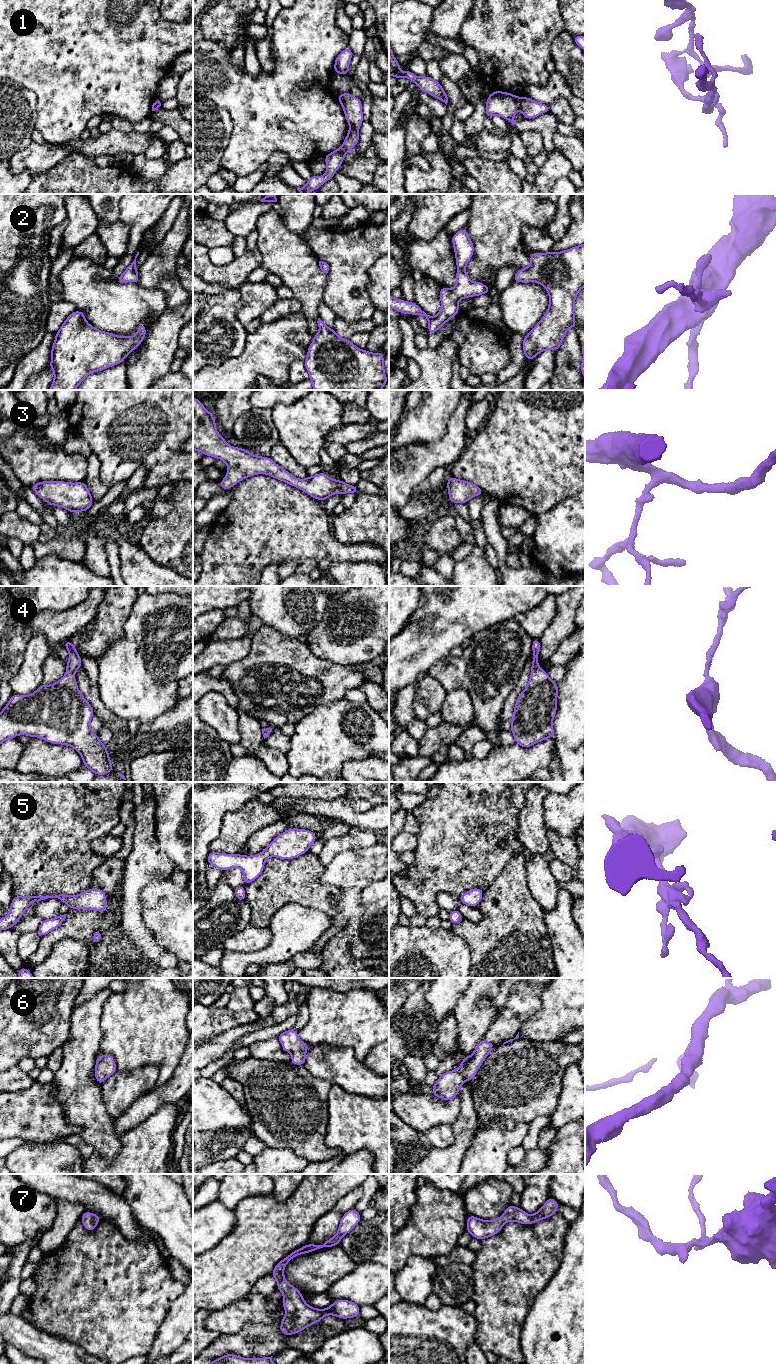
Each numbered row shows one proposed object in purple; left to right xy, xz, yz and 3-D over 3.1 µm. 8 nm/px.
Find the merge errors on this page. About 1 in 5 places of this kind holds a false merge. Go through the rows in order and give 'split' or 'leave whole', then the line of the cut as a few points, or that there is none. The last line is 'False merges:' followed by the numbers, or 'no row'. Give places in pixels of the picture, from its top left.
1: split; cut yz (521, 98), (519, 109)
2: leave whole; cut none
3: leave whole; cut none
4: leave whole; cut none
5: leave whole; cut none
6: leave whole; cut none
7: leave whole; cut none
False merges: 1

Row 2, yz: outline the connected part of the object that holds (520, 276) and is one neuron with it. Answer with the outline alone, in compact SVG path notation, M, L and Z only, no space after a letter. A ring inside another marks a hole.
M585 243L561 252L531 253L530 265L518 269L513 282L536 282L549 294L546 313L523 339L527 362L542 351L557 351L567 330L577 327L575 299L585 286Z

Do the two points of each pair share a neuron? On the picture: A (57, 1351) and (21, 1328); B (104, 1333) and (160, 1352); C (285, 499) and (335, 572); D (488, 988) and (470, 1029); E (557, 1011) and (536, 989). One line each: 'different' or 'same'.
A: same
B: different
C: different
D: same
E: different

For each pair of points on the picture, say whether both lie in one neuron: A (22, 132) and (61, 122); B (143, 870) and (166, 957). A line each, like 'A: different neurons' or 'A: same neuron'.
A: different neurons
B: different neurons

